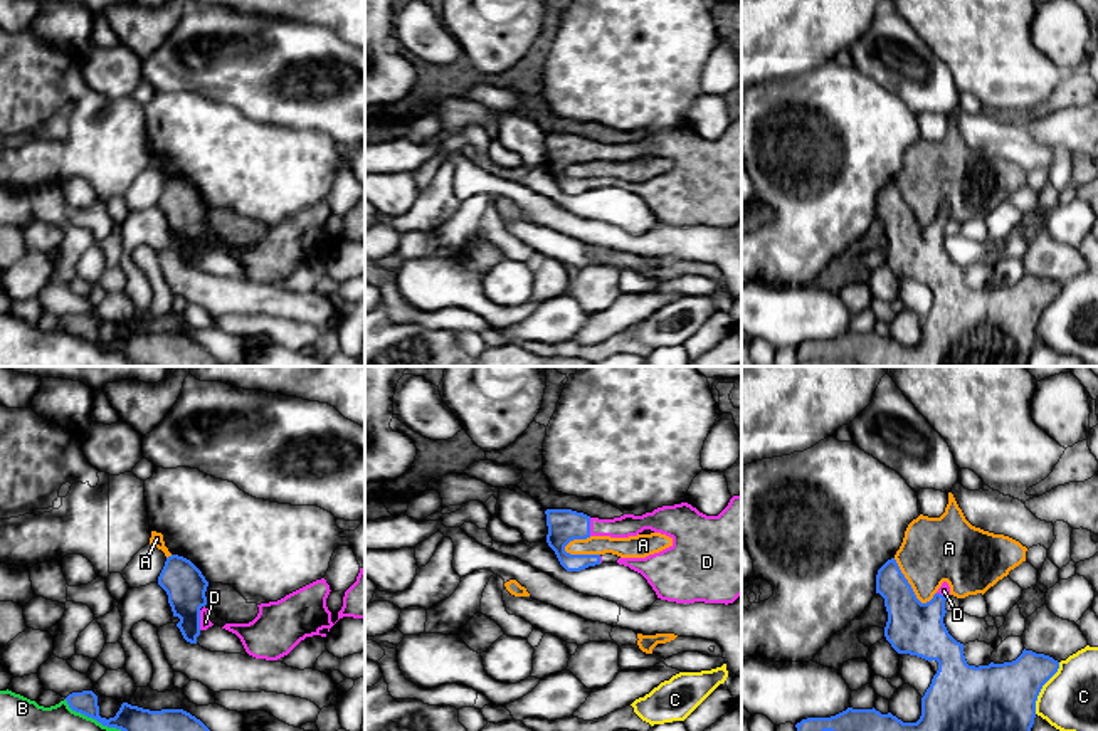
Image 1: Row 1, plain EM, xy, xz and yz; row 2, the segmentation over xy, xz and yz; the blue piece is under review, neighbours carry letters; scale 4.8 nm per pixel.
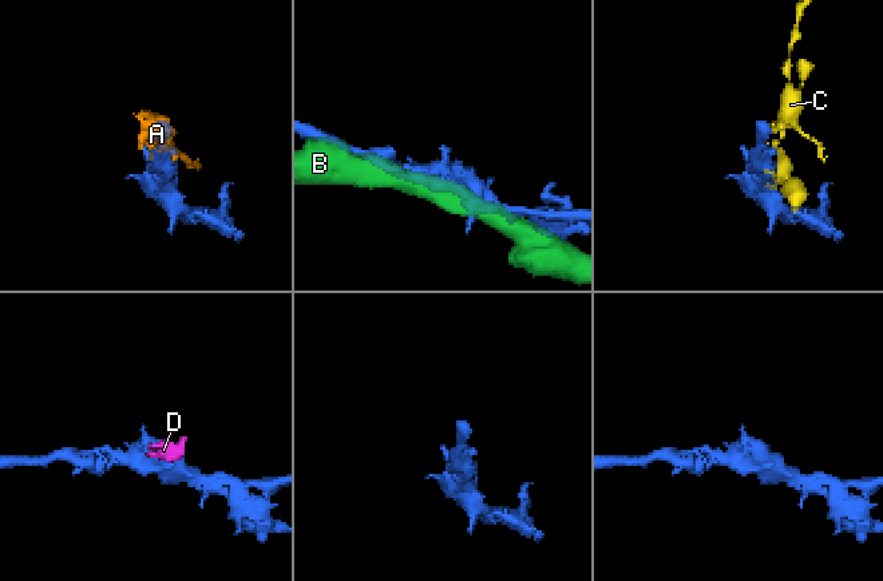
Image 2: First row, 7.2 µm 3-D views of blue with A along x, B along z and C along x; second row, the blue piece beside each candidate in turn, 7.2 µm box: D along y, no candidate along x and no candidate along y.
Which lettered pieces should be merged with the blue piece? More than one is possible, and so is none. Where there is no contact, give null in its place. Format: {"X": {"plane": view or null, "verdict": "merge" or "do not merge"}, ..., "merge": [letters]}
{"A": {"plane": "xz", "verdict": "do not merge"}, "B": {"plane": "xy", "verdict": "do not merge"}, "C": {"plane": "yz", "verdict": "do not merge"}, "D": {"plane": "xy", "verdict": "merge"}, "merge": ["D"]}

